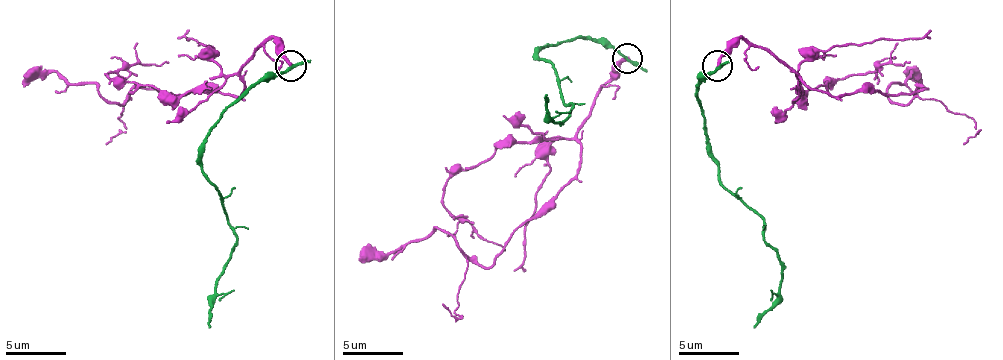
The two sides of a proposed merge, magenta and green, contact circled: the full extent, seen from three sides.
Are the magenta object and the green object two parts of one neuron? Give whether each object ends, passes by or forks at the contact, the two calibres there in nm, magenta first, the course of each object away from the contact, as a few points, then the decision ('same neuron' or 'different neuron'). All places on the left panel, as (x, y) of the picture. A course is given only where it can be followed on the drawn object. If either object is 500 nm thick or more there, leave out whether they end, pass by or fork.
magenta ends | green passes by | 280/240 nm | magenta via (291, 65), (270, 37), (240, 71), (240, 95), (133, 89), (121, 104), (54, 71), (21, 83) | green via (291, 65), (246, 92), (206, 138), (203, 174), (218, 189), (237, 241), (218, 280), (209, 329) | different neuron

